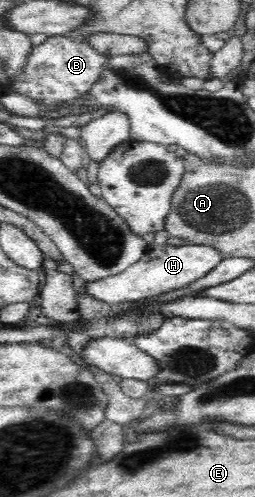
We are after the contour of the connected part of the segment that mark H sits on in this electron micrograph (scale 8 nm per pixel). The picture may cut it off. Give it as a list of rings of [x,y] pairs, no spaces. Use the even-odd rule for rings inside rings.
[[[179,242],[165,245],[154,245],[135,264],[129,266],[109,278],[93,282],[87,281],[86,293],[93,298],[108,302],[116,307],[120,303],[131,302],[144,298],[155,298],[157,295],[184,288],[211,272],[221,260],[223,255],[219,250],[200,244],[185,245]]]

